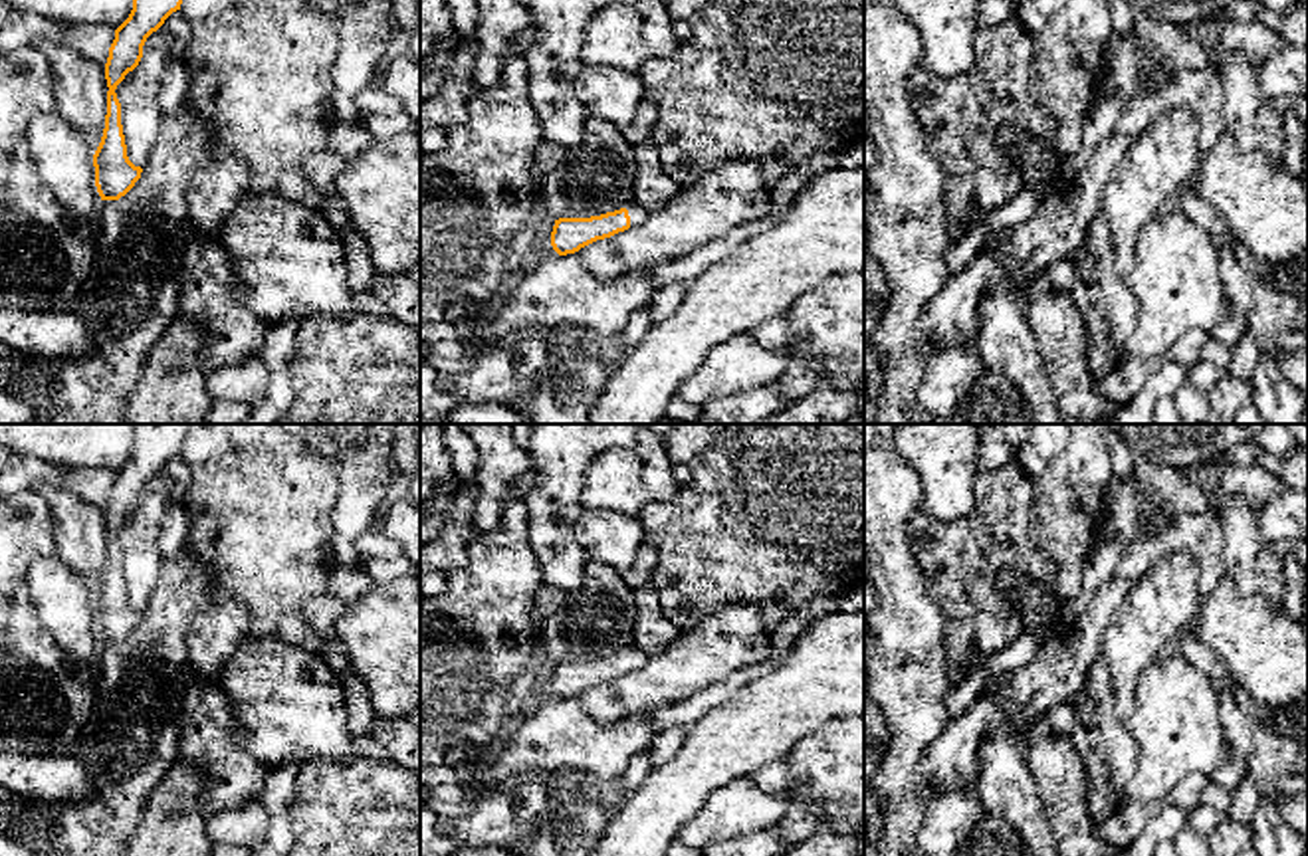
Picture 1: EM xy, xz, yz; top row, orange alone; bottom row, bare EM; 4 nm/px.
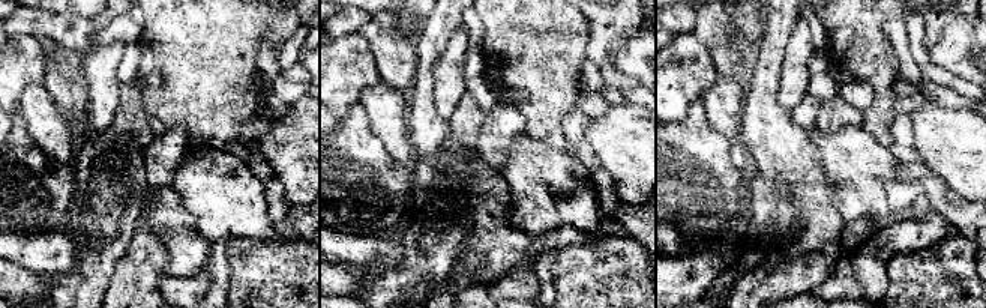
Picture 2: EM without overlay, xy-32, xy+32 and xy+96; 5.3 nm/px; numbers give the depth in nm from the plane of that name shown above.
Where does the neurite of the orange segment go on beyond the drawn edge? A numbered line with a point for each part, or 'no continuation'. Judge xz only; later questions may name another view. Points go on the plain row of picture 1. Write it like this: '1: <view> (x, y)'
1: xz (639, 658)

